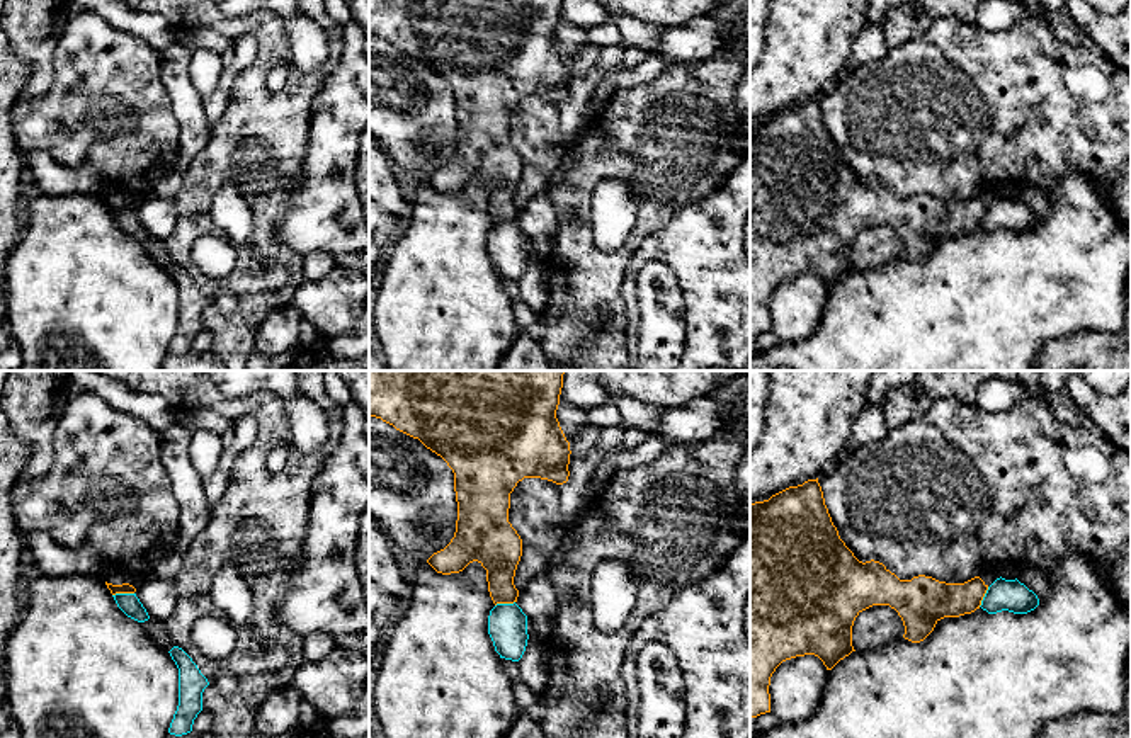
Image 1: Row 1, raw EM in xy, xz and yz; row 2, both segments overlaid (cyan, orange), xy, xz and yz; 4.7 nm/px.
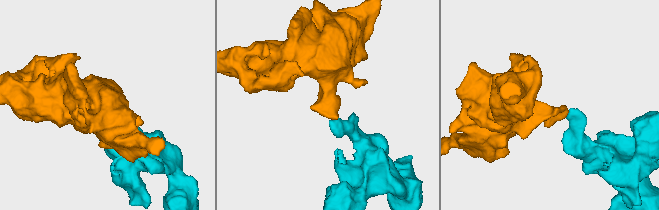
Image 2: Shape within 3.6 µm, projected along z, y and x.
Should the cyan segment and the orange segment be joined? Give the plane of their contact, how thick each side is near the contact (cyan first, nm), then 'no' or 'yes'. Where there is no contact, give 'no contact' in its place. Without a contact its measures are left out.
xy | 100/50 nm | no

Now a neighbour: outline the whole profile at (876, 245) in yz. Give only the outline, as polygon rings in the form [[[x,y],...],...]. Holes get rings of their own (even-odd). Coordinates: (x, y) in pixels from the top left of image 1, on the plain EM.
[[[872,224],[854,240],[852,265],[855,270],[876,270],[895,258],[901,258],[905,245],[901,236],[889,224]]]

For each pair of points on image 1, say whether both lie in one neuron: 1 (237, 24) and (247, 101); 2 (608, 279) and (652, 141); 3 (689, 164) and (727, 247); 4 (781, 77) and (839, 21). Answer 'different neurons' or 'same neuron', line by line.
1: same neuron
2: same neuron
3: different neurons
4: same neuron

